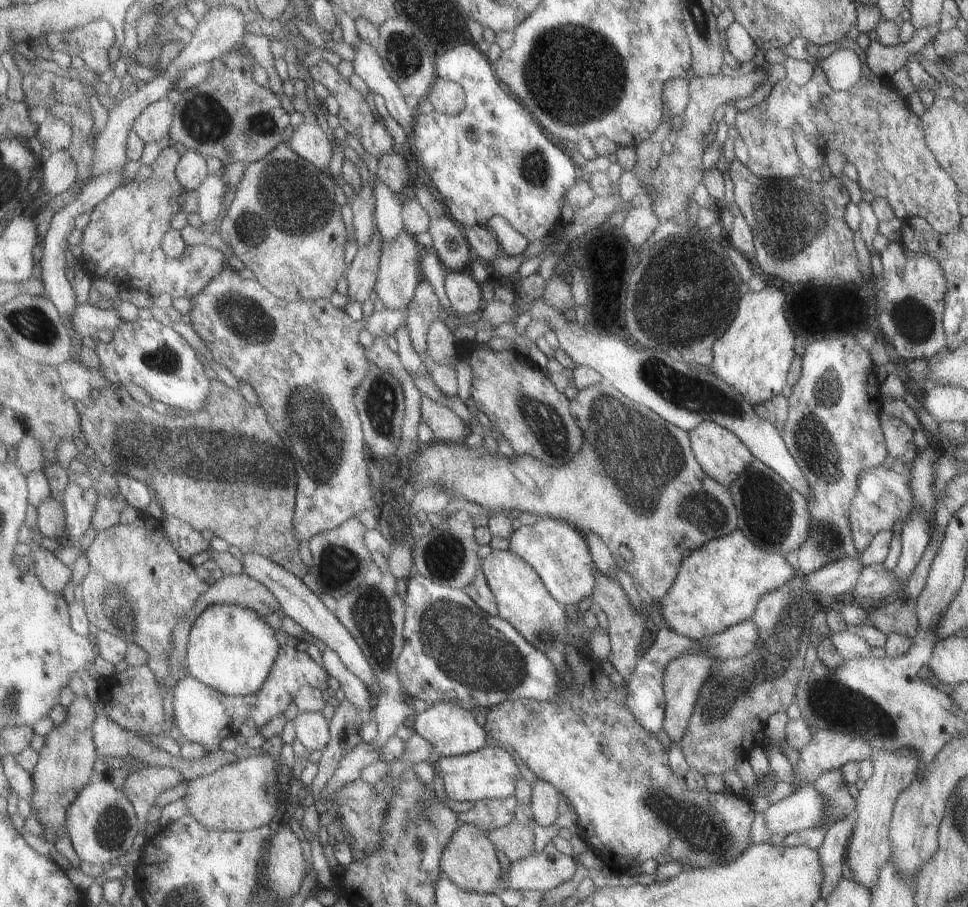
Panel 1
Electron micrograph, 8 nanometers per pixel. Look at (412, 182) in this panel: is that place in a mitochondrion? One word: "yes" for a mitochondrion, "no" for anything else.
no

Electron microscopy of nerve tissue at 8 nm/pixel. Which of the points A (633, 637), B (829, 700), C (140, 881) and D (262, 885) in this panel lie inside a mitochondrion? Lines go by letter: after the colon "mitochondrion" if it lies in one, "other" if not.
A: other
B: mitochondrion
C: other
D: other

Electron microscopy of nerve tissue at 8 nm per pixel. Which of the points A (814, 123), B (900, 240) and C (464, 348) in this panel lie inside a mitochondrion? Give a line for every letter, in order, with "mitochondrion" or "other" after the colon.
A: other
B: other
C: other

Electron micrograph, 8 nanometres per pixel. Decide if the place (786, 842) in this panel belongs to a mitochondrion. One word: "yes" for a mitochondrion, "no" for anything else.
no

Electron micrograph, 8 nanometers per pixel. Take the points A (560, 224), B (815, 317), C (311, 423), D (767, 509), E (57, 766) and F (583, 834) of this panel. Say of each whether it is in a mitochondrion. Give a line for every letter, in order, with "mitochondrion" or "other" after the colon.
A: other
B: other
C: mitochondrion
D: mitochondrion
E: other
F: other

